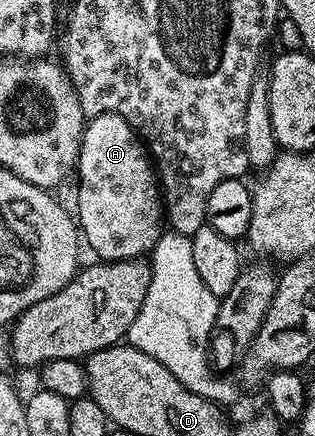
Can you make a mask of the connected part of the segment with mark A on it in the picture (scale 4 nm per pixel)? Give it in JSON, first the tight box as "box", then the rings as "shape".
{"box":[74,113,166,260],"shape":[[[102,113],[85,122],[75,174],[80,175],[80,188],[74,215],[87,250],[89,247],[97,260],[139,259],[156,248],[166,223],[162,187],[137,128],[131,127],[126,117]]]}

